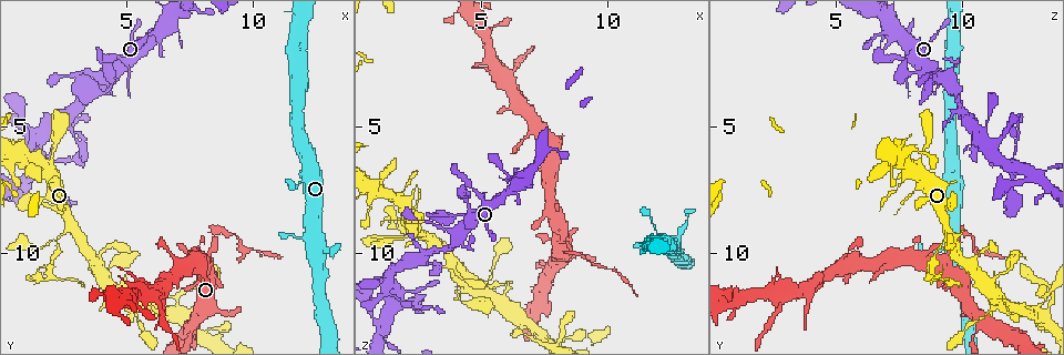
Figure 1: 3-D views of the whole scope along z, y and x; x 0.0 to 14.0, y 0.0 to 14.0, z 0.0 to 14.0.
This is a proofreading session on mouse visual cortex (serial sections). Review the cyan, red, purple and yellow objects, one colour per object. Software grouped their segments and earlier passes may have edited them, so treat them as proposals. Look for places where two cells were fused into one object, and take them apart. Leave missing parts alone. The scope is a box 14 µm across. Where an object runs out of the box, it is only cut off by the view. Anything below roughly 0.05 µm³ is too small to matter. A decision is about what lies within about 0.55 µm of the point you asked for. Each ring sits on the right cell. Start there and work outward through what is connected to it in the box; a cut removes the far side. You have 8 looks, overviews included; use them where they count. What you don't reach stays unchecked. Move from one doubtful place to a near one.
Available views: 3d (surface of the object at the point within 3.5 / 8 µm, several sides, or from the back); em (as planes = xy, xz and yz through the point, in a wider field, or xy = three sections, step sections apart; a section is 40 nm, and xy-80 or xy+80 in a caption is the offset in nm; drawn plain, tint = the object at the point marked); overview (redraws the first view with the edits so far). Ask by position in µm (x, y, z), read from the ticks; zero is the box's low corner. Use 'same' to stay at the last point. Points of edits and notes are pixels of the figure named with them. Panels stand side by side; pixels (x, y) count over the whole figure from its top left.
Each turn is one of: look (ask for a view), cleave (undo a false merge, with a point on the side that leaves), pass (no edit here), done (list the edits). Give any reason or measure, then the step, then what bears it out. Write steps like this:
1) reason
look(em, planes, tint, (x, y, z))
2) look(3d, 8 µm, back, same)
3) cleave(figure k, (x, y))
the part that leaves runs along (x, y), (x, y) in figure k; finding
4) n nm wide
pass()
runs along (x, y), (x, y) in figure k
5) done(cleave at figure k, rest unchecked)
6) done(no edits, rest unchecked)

thick turns thin
look(3d, 3.5 µm, (8.6, 9.2, 9.9))

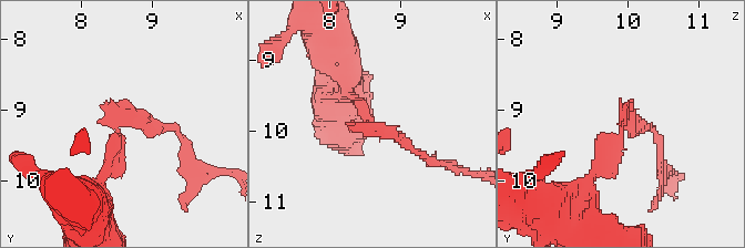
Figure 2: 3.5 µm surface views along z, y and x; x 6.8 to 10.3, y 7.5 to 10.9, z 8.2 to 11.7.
arms of 150, 150 nm
look(em, xy, step 2, tint, (8.55, 9.20, 9.95))

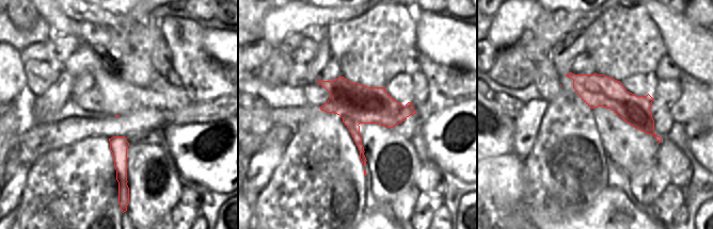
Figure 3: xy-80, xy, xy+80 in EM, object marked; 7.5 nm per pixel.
pass()
runs along (573, 77), (612, 94), (651, 131) in figure 3; all the same cell

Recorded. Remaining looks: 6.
look(3d, 8 µm, (2.1, 9.5, 9.4))

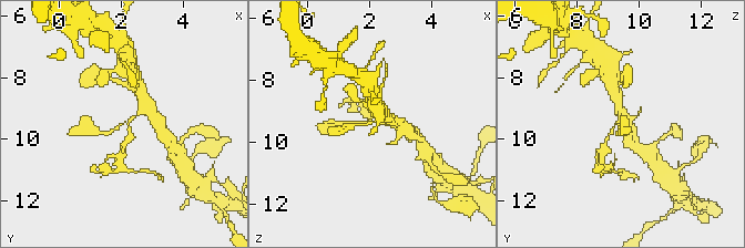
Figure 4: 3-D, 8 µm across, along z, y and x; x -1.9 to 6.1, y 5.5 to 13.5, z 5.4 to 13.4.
3 arms; arms of 150, 150, 250 nm
look(em, xy, step 5, tint, (2.1, 9.4, 9.3))

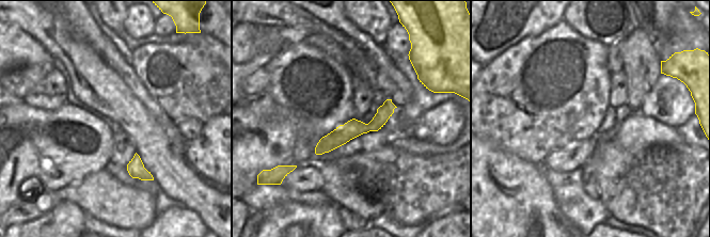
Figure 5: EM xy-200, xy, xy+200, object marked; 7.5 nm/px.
140 nm wide
cleave(figure 4, (603, 147))
the part that leaves runs along (611, 133), (598, 163) in figure 4; a second cell is stuck on

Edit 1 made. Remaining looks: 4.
two arms at a narrow angle
look(3d, 3.5 µm, (4.2, 11.1, 11.1))

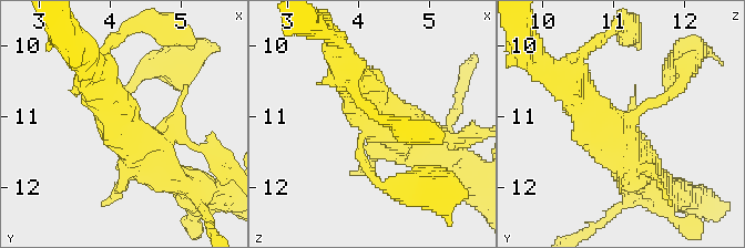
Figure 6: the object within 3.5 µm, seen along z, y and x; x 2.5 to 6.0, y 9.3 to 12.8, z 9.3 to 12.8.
4 arms; arms of 150, 250, 450, 500 nm; now the EM
look(em, xy, step 1, tint, (4.10, 11.10, 11.15))

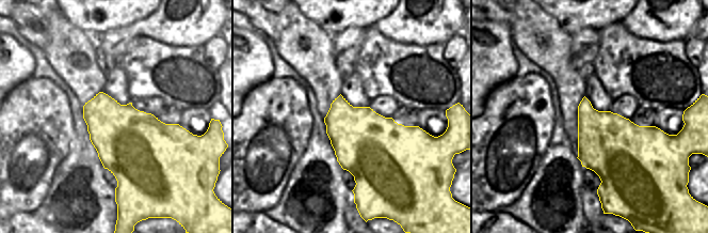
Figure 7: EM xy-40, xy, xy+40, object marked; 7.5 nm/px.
pass()
runs along (567, 76), (643, 175) in figure 6; continuous, no second cell

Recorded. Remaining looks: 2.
done(cleave at figure 4, rest unchecked)

